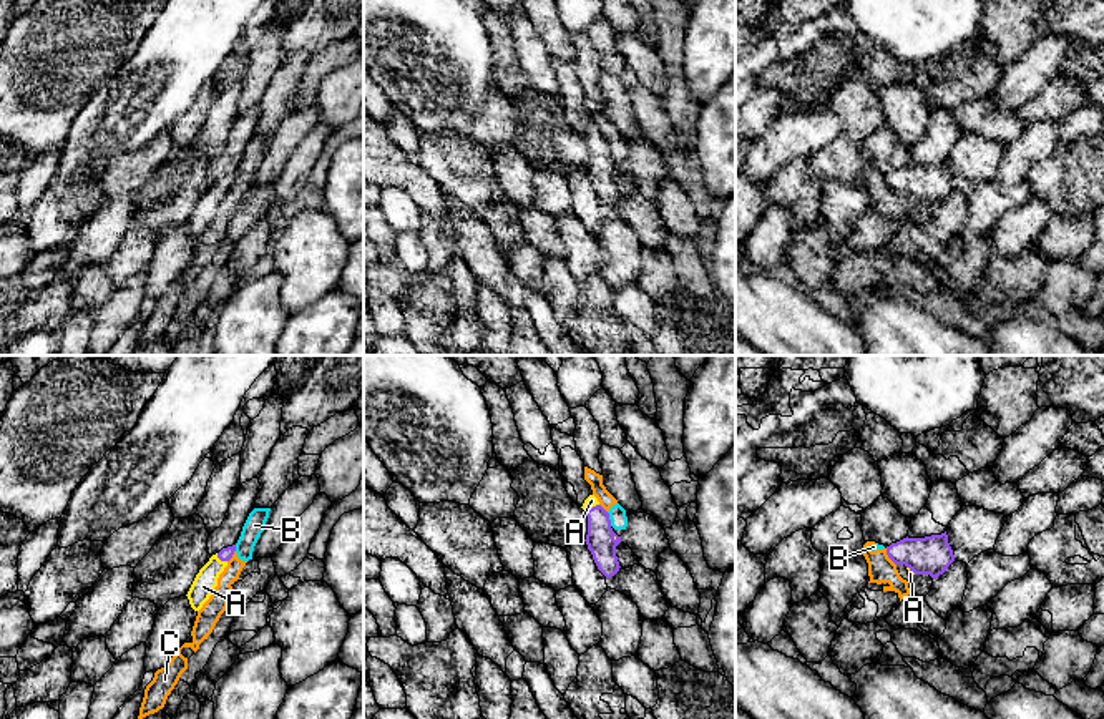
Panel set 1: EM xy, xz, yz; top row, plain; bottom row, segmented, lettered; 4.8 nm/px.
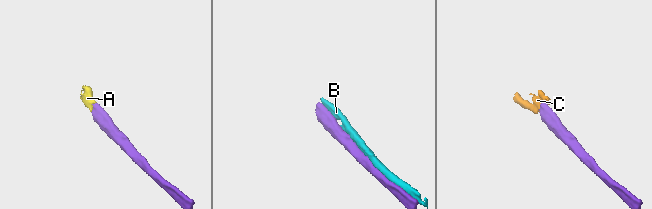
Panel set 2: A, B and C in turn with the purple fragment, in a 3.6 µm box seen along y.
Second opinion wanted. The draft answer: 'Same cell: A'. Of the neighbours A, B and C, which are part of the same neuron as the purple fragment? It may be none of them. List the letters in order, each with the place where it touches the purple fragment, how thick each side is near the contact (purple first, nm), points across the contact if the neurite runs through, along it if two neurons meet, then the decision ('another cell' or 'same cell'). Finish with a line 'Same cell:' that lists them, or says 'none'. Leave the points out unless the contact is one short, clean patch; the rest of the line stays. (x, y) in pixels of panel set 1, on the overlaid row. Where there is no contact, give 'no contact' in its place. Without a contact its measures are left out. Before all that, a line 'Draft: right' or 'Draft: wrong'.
Draft: right
A: contact xy (221, 560); calibres 60 and 110 nm; way xy (226, 553), (221, 560), (210, 572), (203, 586); same cell
B: contact xz (608, 518); calibres 140 and 80 nm; another cell
C: contact yz (889, 557); calibres 190 and 130 nm; border yz (885, 548), (885, 553), (895, 565); another cell
Same cell: A

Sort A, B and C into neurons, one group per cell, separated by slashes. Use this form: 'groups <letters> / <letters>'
groups A / B C

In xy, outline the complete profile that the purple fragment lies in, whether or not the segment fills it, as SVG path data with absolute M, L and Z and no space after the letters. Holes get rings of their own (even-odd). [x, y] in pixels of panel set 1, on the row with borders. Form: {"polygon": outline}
{"polygon": "M236 545L222 548L219 553L212 555L209 561L199 570L186 594L194 611L199 611L214 593L217 578L227 566L227 561L232 558L234 551Z"}

